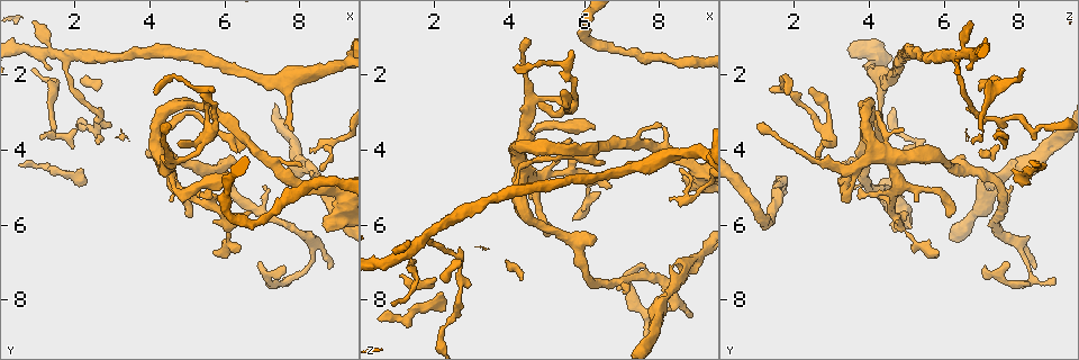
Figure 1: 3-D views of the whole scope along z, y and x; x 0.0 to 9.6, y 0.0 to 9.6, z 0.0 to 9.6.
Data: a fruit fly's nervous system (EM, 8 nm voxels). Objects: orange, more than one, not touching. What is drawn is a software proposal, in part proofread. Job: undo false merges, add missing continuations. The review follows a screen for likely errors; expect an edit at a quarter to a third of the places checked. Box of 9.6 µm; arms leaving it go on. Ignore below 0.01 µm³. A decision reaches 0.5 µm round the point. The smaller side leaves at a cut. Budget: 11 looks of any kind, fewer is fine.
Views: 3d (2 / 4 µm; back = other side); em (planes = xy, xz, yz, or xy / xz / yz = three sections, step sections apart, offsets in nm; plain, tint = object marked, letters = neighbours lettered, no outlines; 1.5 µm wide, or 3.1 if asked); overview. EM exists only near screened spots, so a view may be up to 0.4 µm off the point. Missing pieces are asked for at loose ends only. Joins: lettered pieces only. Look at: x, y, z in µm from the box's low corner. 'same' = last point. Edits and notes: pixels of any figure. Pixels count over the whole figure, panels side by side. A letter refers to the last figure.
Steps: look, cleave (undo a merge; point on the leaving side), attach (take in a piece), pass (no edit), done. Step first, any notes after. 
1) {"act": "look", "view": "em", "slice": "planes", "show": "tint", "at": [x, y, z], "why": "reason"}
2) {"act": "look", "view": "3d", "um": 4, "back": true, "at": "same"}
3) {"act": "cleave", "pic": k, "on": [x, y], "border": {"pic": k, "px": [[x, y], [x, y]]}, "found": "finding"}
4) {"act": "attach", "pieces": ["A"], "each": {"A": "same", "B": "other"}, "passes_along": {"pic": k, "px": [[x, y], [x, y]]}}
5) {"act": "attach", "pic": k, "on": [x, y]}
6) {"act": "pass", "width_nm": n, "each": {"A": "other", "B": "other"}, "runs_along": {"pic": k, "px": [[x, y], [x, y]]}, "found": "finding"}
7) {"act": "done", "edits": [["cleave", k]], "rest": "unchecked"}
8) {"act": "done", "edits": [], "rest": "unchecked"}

{"act": "look", "view": "3d", "um": 4, "at": [0.85, 1.85, 8.10], "why": "tapers out"}

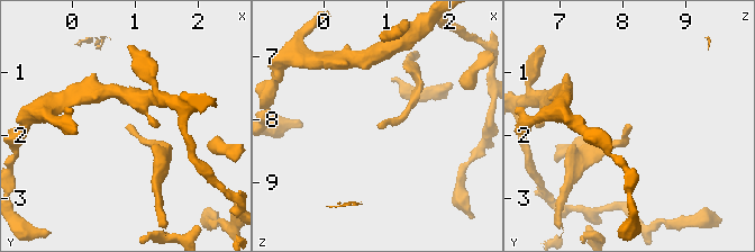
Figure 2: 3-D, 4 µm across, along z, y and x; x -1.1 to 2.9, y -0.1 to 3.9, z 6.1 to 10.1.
{"act": "look", "view": "em", "slice": "yz", "step": 8, "show": "tint", "at": [0.85, 1.75, 8.05]}

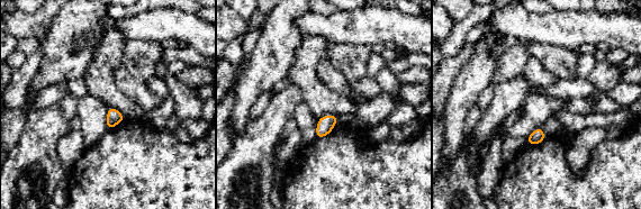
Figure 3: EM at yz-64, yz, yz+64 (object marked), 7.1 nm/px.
{"act": "look", "view": "em", "slice": "planes", "show": "letters", "at": "same", "why": "another direction"}

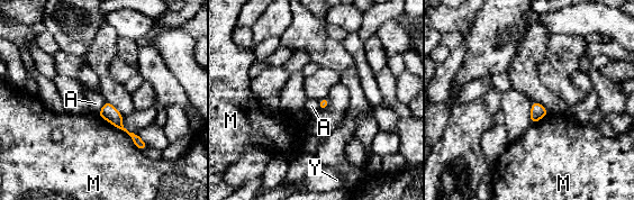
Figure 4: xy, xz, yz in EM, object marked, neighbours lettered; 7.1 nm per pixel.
{"act": "pass", "each": {"A": "other", "M": "other", "Y": "other"}, "runs_along": {"pic": 4, "px": [[107, 106], [116, 120], [142, 145]]}, "found": "no lettered piece goes on from it"}

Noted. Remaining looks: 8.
{"act": "look", "view": "em", "slice": "yz", "step": 8, "show": "tint", "at": [0.95, 0.55, 6.70], "why": "an open end"}

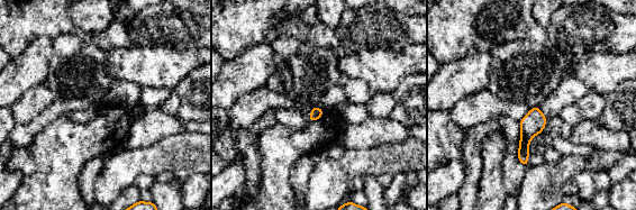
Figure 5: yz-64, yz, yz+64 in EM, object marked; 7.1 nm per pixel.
{"act": "look", "view": "em", "slice": "planes", "show": "letters", "at": "same"}

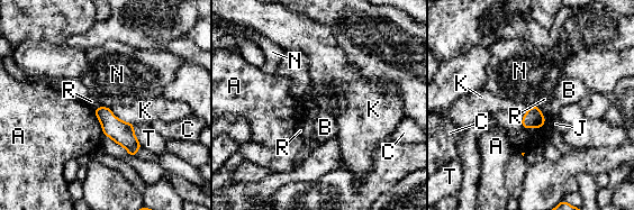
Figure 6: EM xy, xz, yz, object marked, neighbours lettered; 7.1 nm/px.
{"act": "pass", "width_nm": 130, "each": {"A": "other", "B": "other", "C": "other", "J": "other", "K": "other", "N": "other", "R": "other", "T": "other"}, "border": {"pic": 6, "px": [[100, 104], [109, 108]]}, "found": "no lettered piece goes on from it"}

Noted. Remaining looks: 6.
{"act": "look", "view": "3d", "um": 4, "at": [9.05, 5.10, 4.50], "why": "calibre changes"}

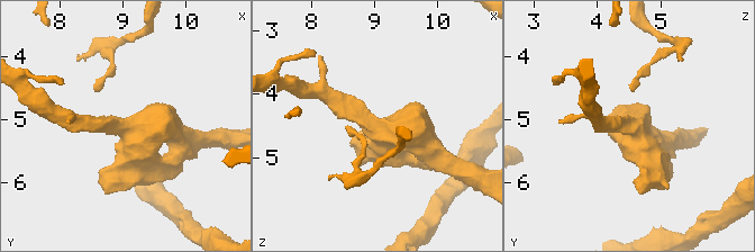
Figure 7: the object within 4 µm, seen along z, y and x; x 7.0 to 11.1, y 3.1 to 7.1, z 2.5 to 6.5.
{"act": "look", "view": "em", "slice": "xz", "step": 4, "show": "tint", "at": [9.00, 5.10, 4.55], "arms": 3, "arm_widths_nm": [280, 460, 650], "why": "now the EM"}

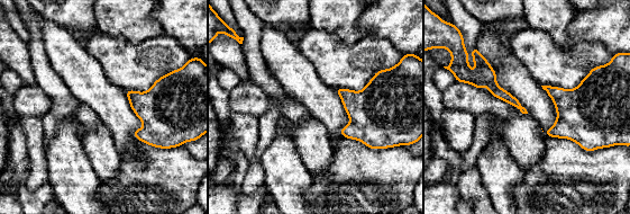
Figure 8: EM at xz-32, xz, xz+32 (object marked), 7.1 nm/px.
{"act": "look", "view": "em", "slice": "xz", "step": 4, "show": "letters", "at": "same"}

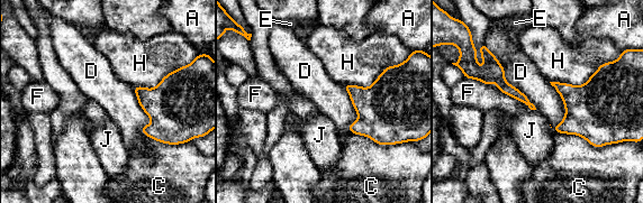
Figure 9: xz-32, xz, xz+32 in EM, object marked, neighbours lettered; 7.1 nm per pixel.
{"act": "pass", "longest_contact_nm": ["D", 550], "each": {"A": "other", "C": "other", "D": "other", "E": "other", "F": "other", "H": "other", "J": "other"}, "found": "one cell here"}

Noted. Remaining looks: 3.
{"act": "look", "view": "em", "slice": "planes", "show": "plain", "at": [5.45, 2.95, 4.05]}

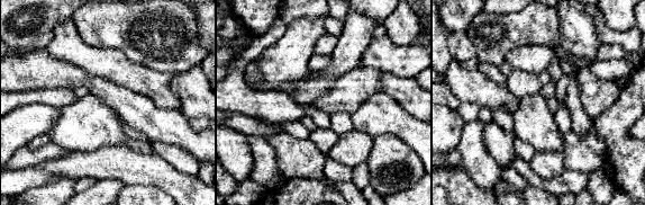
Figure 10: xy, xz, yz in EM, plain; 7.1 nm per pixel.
{"act": "look", "view": "em", "slice": "planes", "show": "letters", "at": "same"}

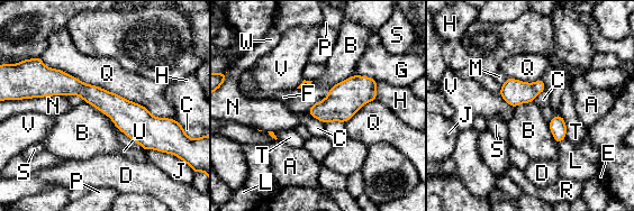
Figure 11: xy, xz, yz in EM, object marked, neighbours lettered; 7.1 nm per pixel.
{"act": "pass", "each": {"A": "other", "B": "other", "C": "other", "D": "other", "E": "other", "F": "other", "G": "other", "H": "other", "J": "other", "L": "other", "M": "other", "N": "other", "P": "other", "Q": "other", "R": "other", "S": "other", "T": "other", "U": "other", "V": "other", "W": "other"}, "runs_along": {"pic": 11, "px": [[37, 91], [79, 88], [168, 125]]}, "found": "one cell here"}

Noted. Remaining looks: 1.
{"act": "done", "edits": [], "rest": "unchecked"}

